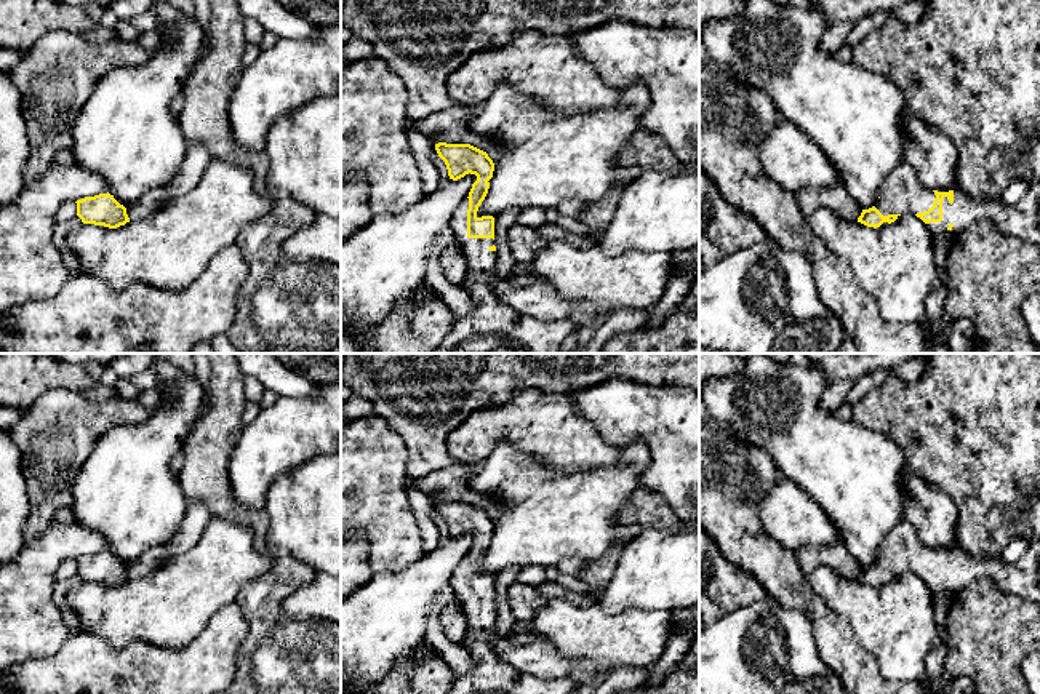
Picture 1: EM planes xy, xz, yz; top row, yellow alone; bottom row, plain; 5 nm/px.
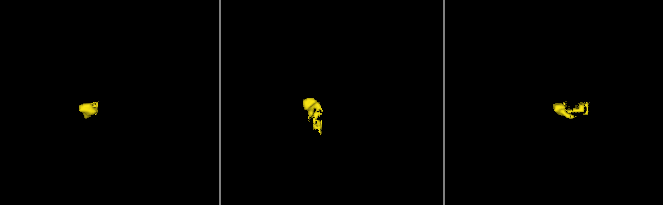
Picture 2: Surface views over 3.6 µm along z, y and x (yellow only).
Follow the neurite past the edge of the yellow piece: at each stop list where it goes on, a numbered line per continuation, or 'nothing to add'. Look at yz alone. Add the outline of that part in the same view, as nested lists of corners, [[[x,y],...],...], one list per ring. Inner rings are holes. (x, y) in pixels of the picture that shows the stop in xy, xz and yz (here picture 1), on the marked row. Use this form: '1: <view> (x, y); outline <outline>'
1: yz (1021, 219); outline [[[1040,182],[1030,184],[1024,197],[1010,206],[1000,198],[982,200],[955,189],[952,205],[947,197],[942,200],[942,221],[926,227],[931,233],[950,233],[957,238],[982,219],[1005,235],[1040,245]]]

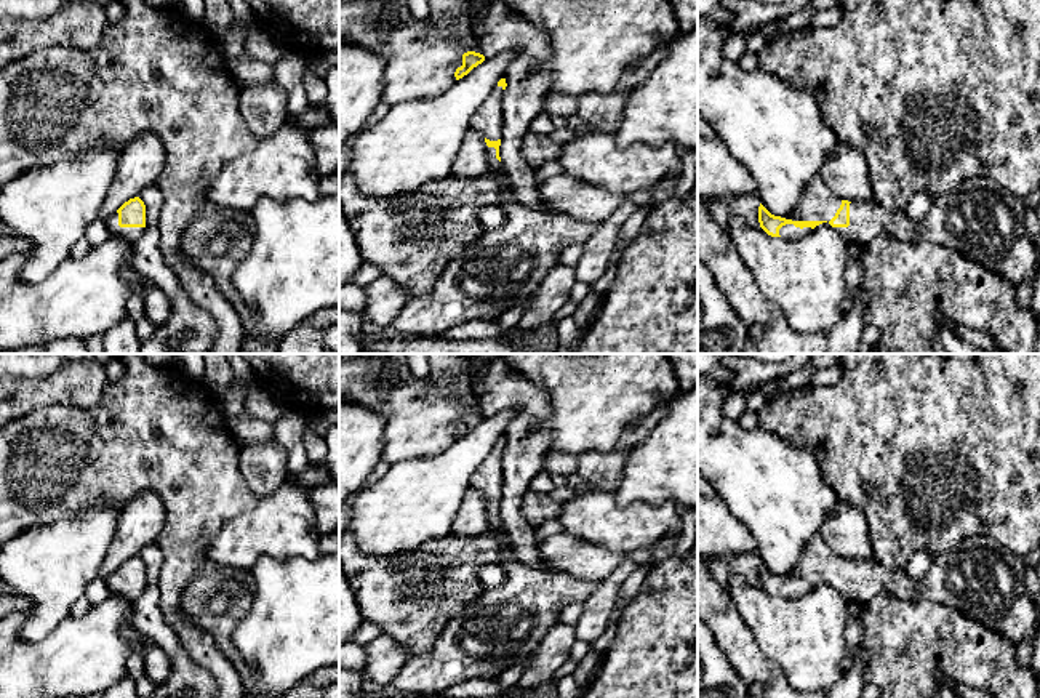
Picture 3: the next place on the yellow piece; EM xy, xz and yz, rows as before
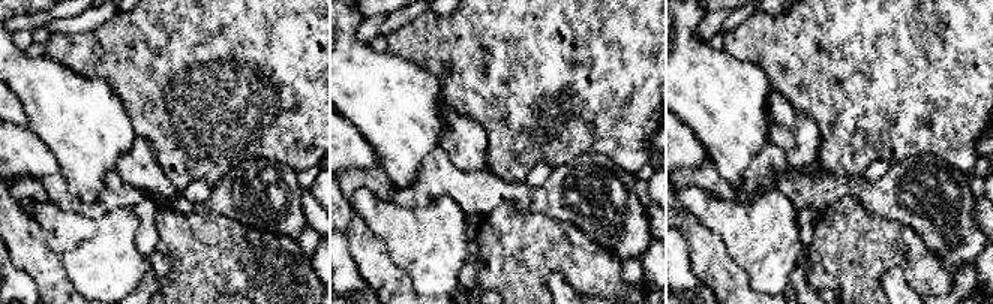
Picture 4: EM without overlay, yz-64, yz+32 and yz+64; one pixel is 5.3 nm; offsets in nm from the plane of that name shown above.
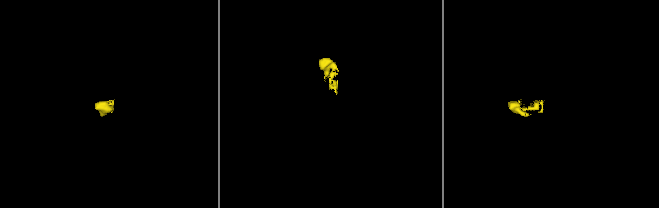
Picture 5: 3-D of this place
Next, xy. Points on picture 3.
1: xy (132, 234); outline [[[117,211],[109,219],[106,219],[106,226],[107,226],[107,231],[109,231],[110,235],[125,237],[133,243],[144,232],[144,227],[120,227],[118,226],[118,213]]]

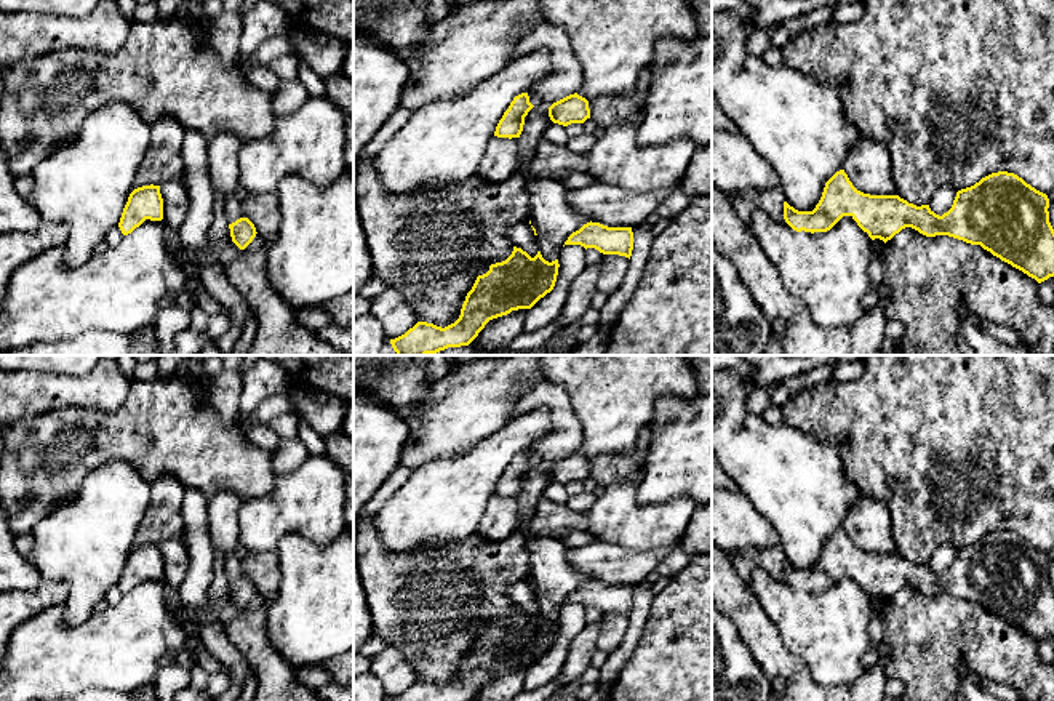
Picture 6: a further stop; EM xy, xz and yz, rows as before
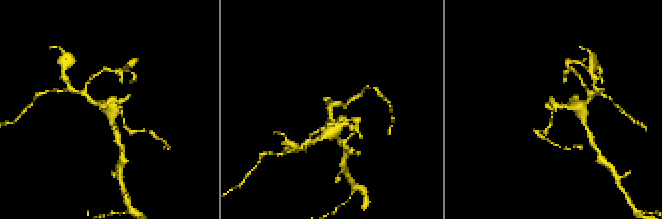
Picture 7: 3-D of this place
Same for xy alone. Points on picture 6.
nothing to add

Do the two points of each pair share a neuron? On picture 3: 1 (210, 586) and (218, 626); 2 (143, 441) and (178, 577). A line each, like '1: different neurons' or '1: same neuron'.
1: same neuron
2: same neuron

